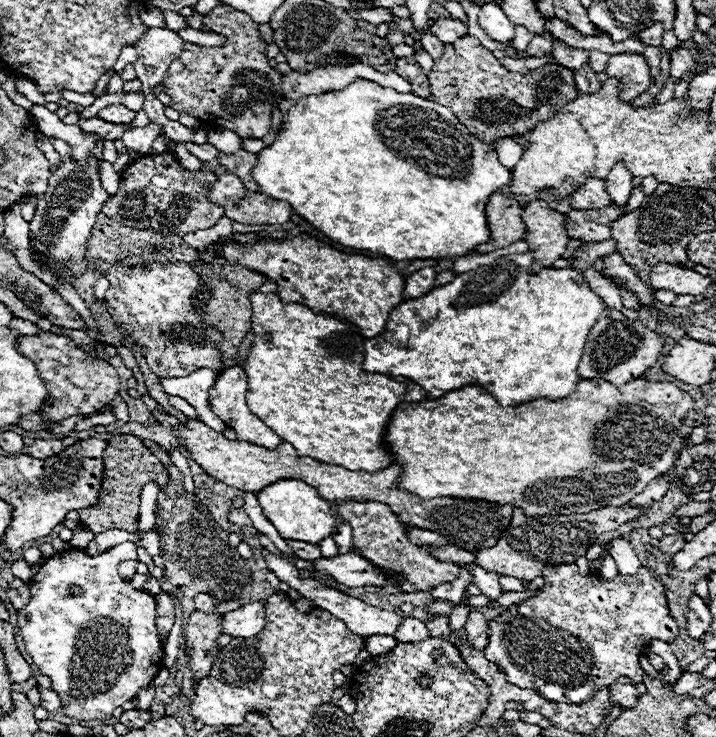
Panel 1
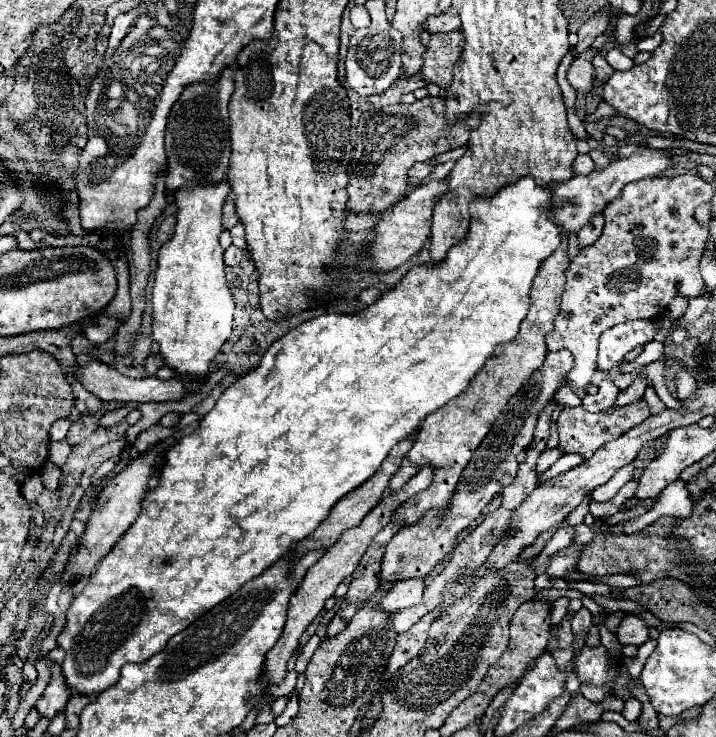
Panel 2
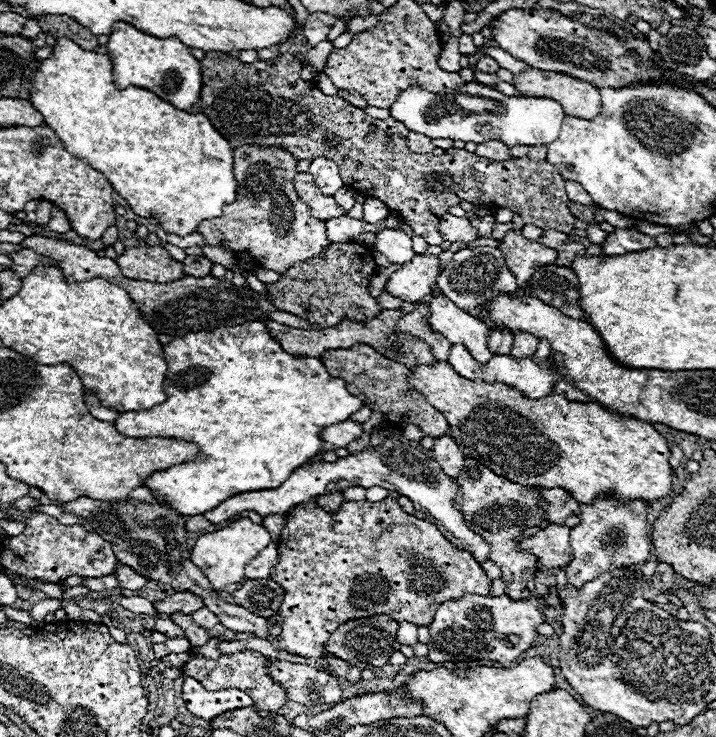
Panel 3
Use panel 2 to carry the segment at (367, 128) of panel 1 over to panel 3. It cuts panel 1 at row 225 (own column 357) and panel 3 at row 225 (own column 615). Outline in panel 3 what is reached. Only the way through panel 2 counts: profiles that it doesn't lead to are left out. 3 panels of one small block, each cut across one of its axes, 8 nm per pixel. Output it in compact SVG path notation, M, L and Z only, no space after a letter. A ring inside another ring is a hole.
M60 38L54 48L54 54L40 64L34 76L30 102L66 144L68 152L78 154L92 168L100 170L138 216L158 218L170 234L188 236L198 230L200 222L220 218L222 208L236 198L234 148L212 126L208 116L178 110L146 88L130 86L118 90L114 86L112 60L104 54L84 50L68 38Z

